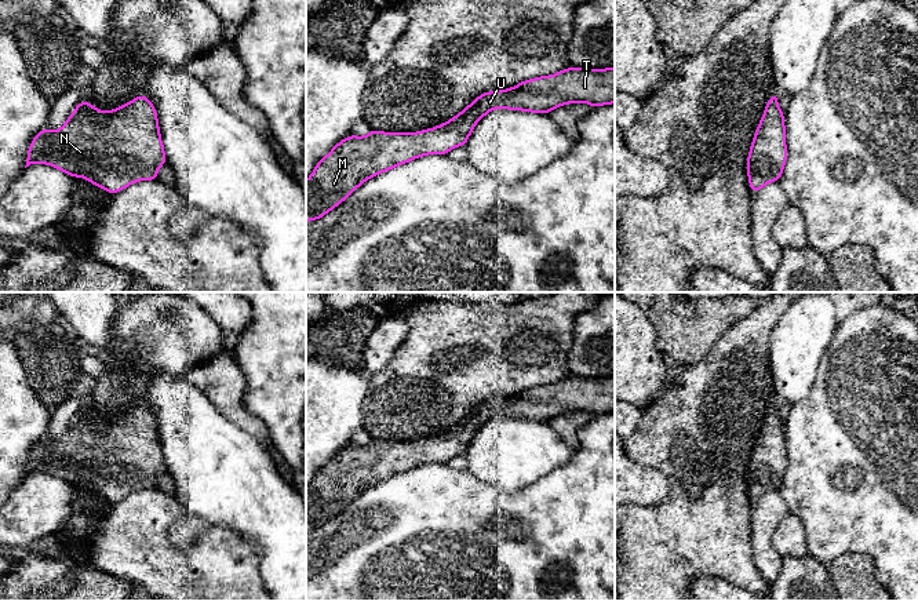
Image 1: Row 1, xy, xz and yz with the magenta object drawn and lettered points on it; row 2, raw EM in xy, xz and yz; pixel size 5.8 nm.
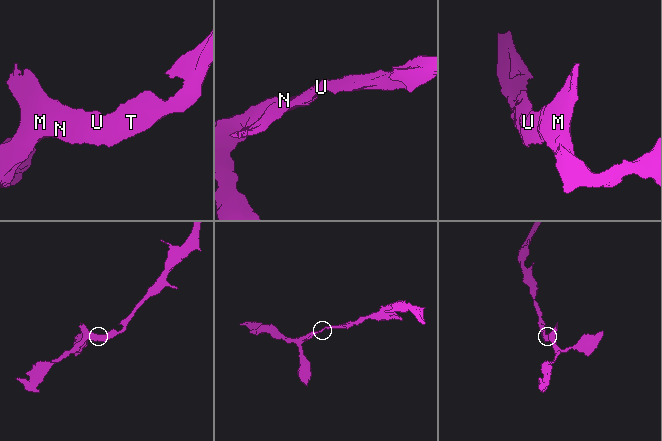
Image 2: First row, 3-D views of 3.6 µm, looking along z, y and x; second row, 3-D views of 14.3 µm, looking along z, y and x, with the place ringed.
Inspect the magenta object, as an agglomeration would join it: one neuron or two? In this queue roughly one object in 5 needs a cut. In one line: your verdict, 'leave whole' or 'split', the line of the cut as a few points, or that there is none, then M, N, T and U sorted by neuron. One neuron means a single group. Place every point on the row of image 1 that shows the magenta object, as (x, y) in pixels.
leave whole | no cut | M N T U

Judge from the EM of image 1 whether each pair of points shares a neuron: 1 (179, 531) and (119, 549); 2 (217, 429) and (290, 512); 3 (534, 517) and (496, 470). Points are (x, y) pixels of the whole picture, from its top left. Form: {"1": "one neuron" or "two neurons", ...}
{"1": "two neurons", "2": "one neuron", "3": "two neurons"}

